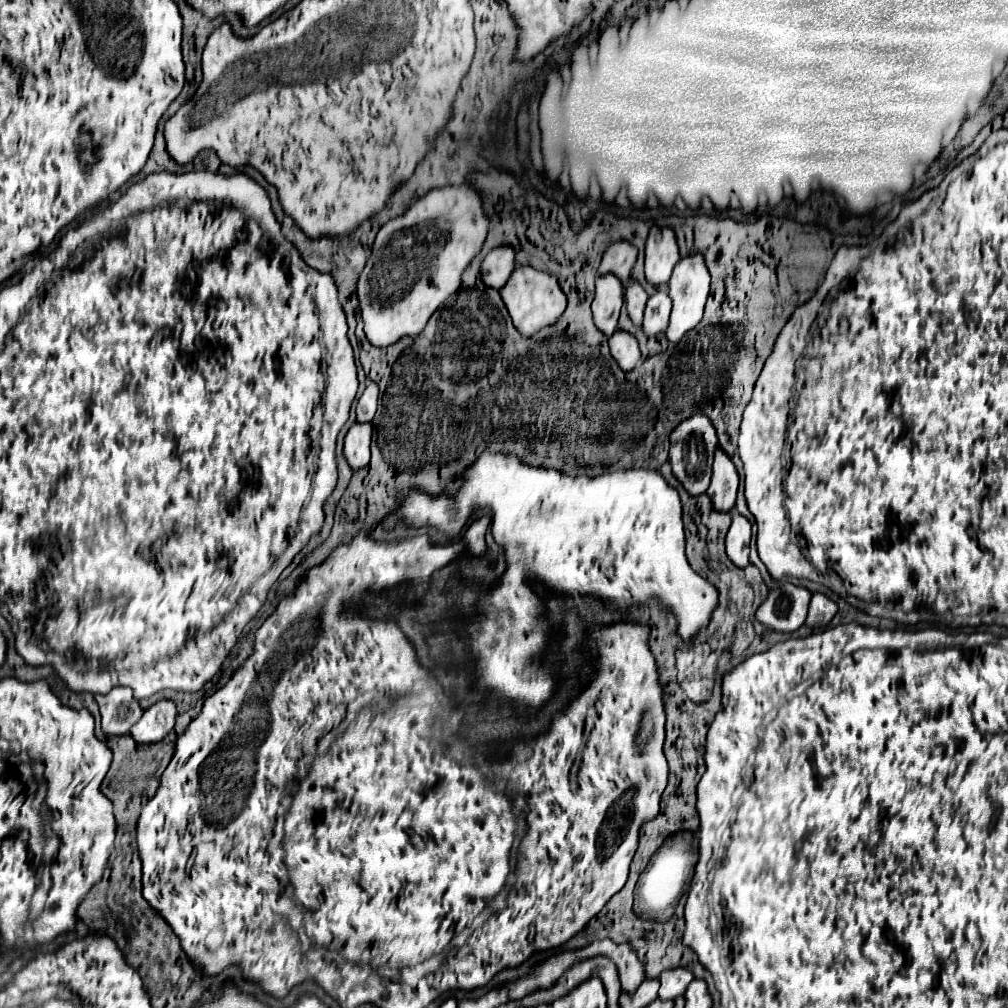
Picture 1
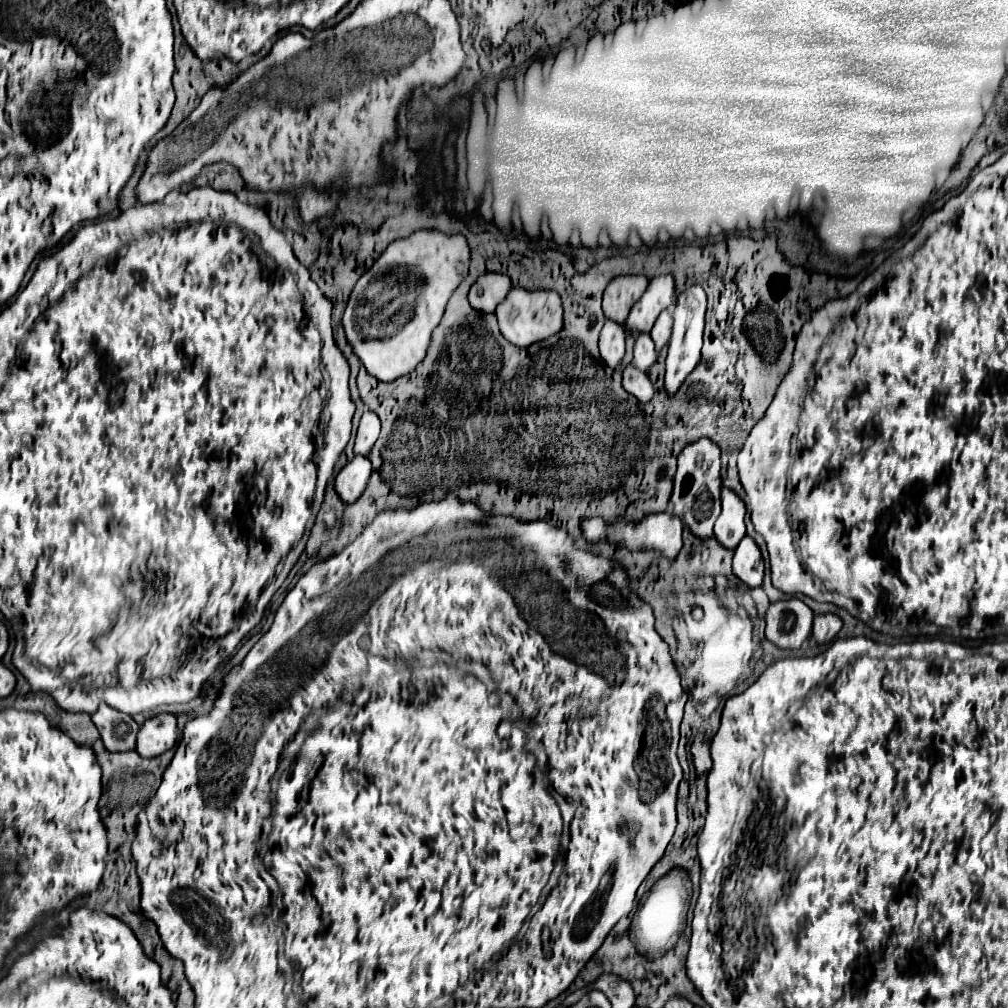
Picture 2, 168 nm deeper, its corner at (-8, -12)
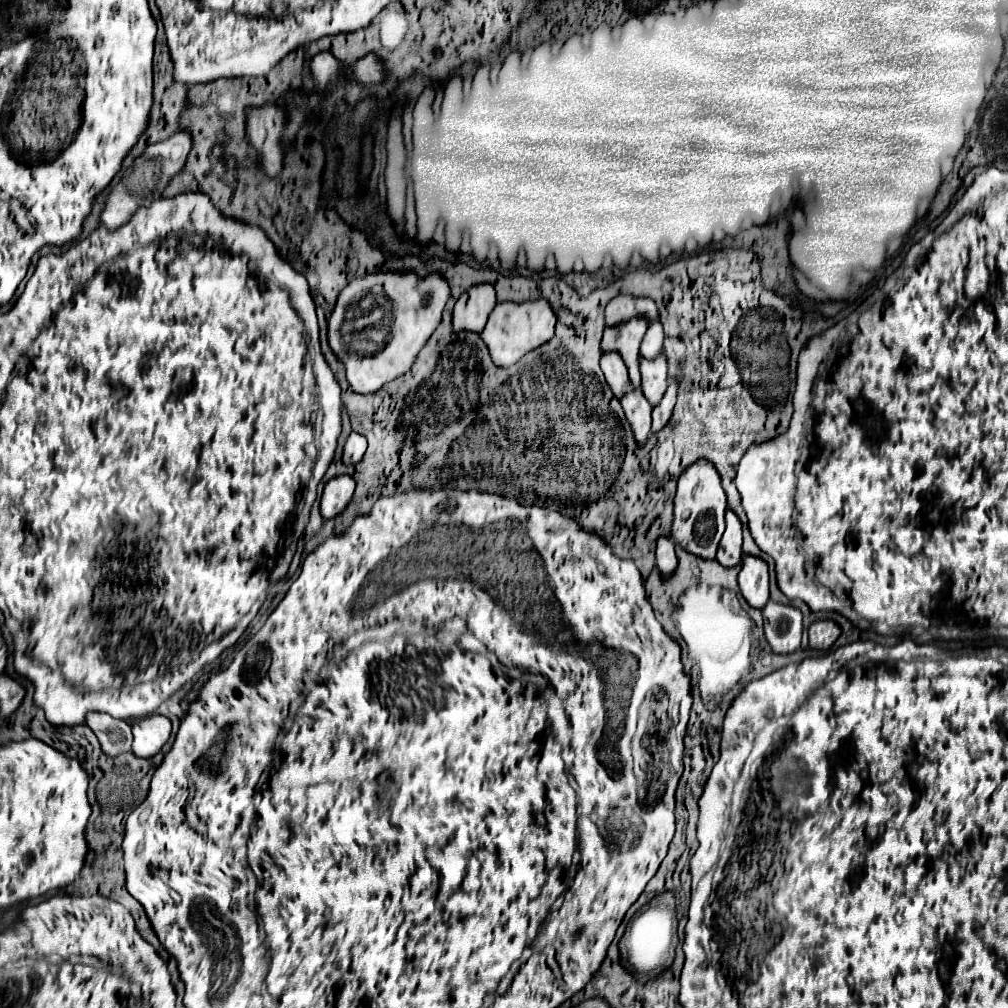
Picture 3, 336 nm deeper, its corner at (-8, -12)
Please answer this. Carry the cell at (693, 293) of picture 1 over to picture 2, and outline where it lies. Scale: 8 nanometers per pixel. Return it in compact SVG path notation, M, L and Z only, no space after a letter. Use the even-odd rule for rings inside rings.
M691 285L685 291L677 295L677 301L673 305L673 337L669 341L669 353L667 353L667 373L665 373L665 389L669 393L675 393L679 385L687 379L687 375L693 371L701 357L703 347L703 329L705 329L705 311L707 311L707 293L701 285Z

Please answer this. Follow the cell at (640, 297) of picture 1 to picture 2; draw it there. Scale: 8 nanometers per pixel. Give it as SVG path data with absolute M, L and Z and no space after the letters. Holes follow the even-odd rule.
M639 333L639 337L635 337L635 357L633 357L635 367L649 371L649 367L655 363L655 359L657 359L657 353L655 353L651 335Z

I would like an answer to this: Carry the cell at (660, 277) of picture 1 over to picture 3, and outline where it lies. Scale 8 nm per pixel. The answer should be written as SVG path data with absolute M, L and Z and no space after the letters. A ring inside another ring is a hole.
M633 317L631 321L617 325L613 329L603 331L603 339L601 339L601 353L611 353L617 351L621 355L621 359L625 361L627 369L629 369L629 377L633 381L633 389L639 389L639 345L641 339L647 331L649 323L643 321L643 317Z

